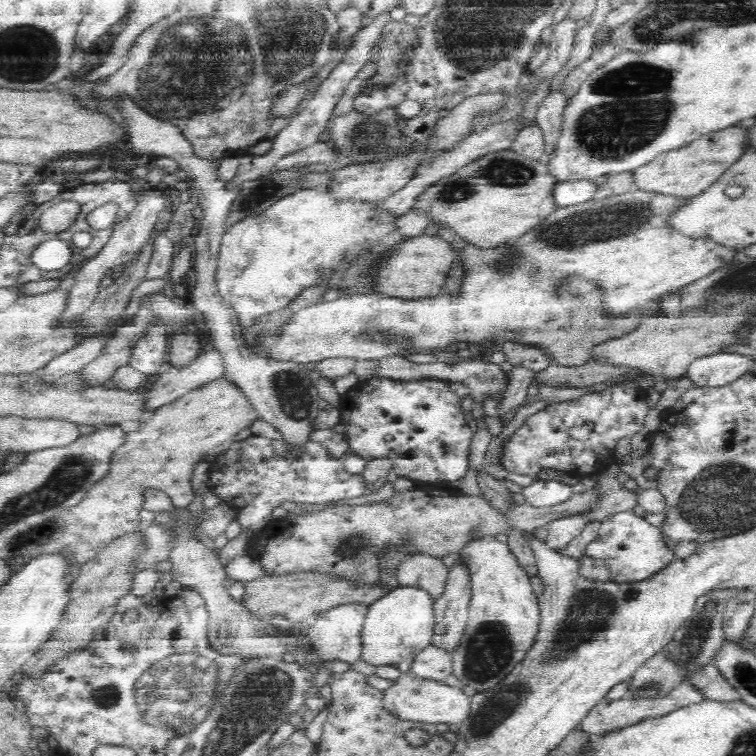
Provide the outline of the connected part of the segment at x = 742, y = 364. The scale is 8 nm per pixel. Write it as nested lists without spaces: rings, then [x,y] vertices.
[[[720,351],[694,358],[683,376],[694,387],[722,386],[742,376],[751,362],[740,354]]]

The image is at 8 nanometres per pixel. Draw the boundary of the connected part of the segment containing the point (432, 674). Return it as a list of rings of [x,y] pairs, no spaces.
[[[430,644],[417,654],[410,671],[422,678],[430,678],[442,682],[448,676],[452,676],[452,662],[452,650]]]

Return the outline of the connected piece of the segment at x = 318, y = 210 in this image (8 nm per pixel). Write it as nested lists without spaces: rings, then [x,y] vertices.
[[[326,186],[304,188],[285,196],[266,213],[245,218],[223,234],[214,270],[215,284],[226,302],[238,312],[239,325],[243,328],[252,326],[264,314],[288,306],[306,288],[324,286],[324,292],[329,288],[338,290],[344,298],[378,294],[377,274],[381,266],[412,238],[396,228],[399,217],[380,198],[339,198],[336,191]]]

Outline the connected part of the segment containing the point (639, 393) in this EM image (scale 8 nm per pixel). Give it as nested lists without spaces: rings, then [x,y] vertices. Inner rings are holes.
[[[608,385],[600,392],[592,392],[564,402],[552,403],[544,410],[530,416],[525,424],[508,437],[501,454],[501,465],[506,471],[536,476],[541,469],[565,471],[579,479],[606,471],[615,461],[614,450],[619,440],[632,439],[646,424],[650,406],[646,402],[646,391],[642,388],[629,388],[624,385]]]

